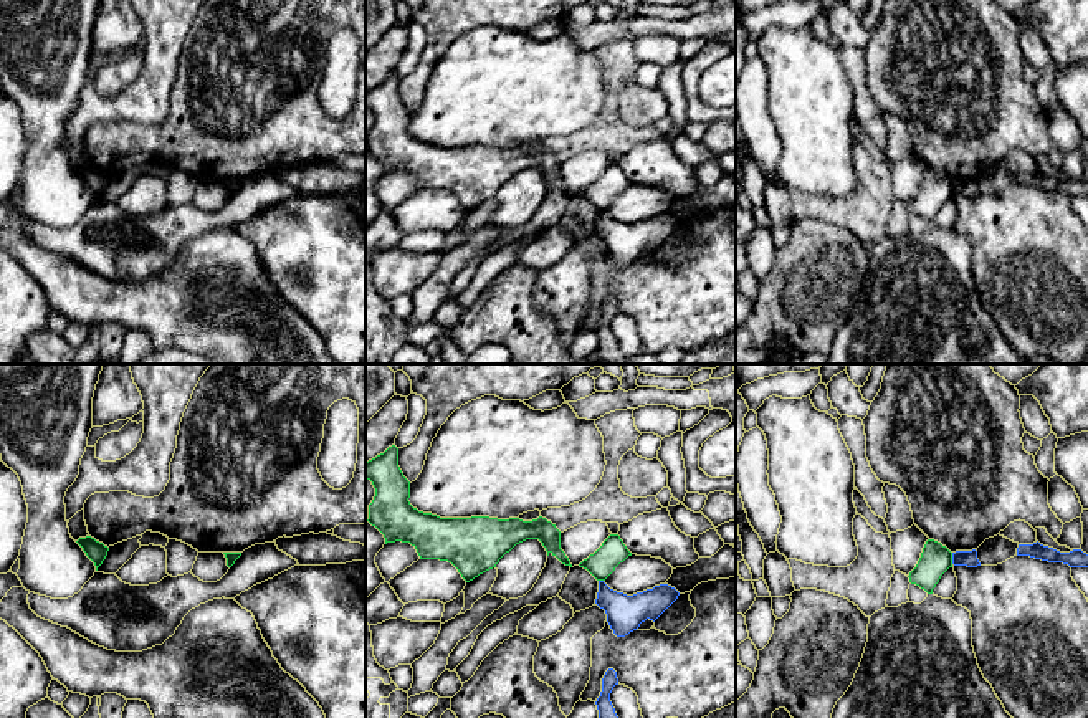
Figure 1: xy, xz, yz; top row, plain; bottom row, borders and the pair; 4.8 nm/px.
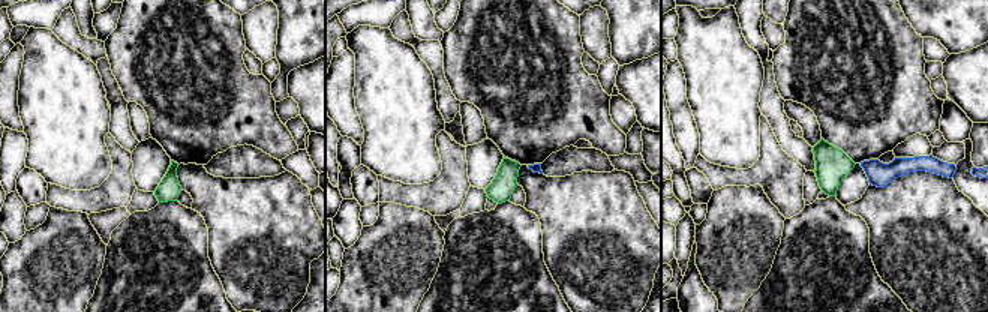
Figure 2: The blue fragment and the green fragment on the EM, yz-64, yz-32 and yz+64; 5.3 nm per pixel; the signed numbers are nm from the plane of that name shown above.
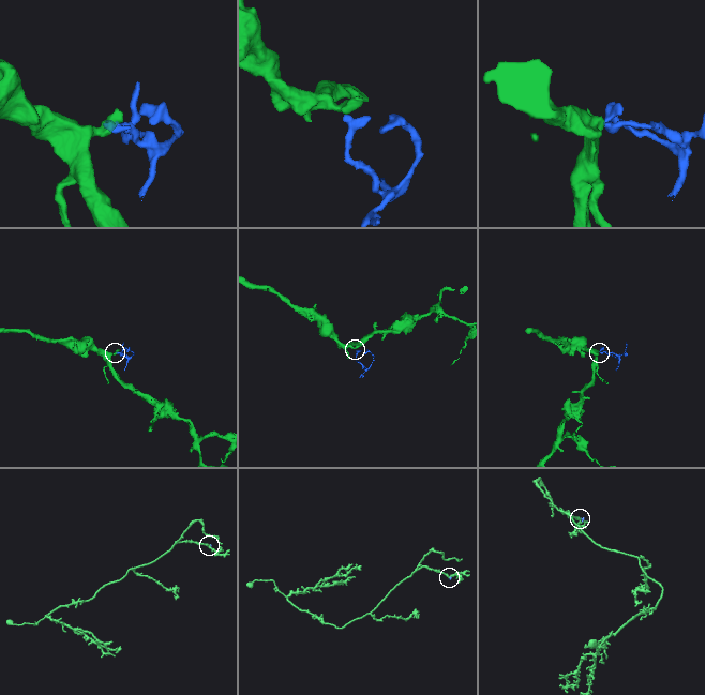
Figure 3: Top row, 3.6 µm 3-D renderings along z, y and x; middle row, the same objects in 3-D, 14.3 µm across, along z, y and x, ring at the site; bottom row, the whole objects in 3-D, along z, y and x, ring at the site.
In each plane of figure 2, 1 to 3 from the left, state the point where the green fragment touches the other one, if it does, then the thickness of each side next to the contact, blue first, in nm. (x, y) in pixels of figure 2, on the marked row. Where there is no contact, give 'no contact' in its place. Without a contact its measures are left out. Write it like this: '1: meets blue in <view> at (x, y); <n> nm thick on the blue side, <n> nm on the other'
1: no contact
2: no contact
3: no contact

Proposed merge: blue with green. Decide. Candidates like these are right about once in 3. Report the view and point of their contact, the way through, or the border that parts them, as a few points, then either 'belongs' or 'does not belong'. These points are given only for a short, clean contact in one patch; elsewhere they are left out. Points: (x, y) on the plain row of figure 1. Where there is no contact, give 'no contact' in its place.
meets blue in yz at (953, 187); border along yz (951, 182), (953, 192); does not belong

